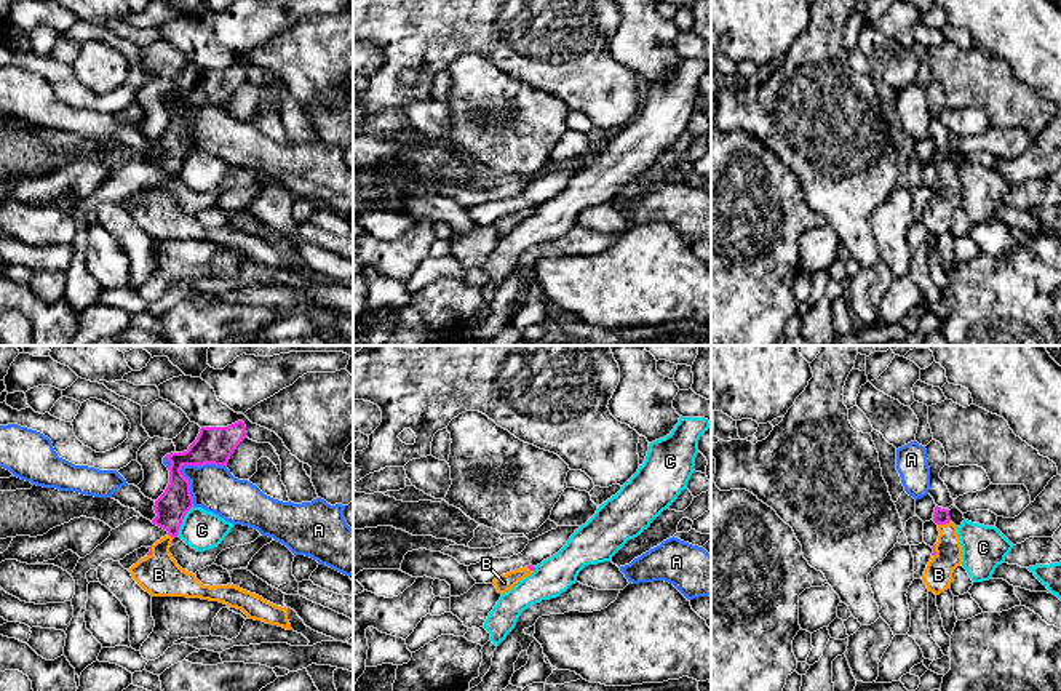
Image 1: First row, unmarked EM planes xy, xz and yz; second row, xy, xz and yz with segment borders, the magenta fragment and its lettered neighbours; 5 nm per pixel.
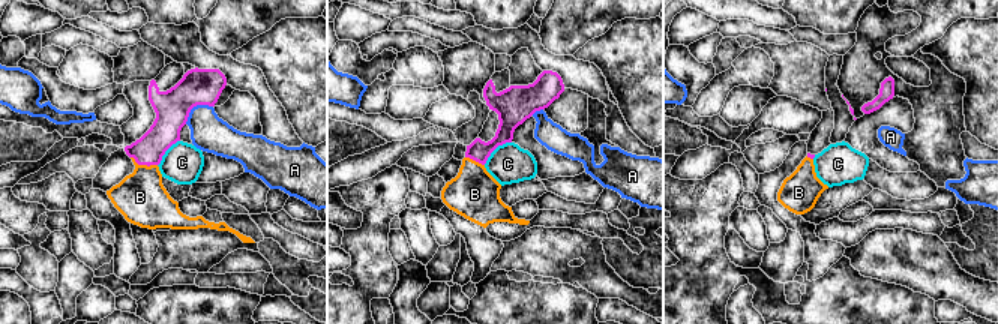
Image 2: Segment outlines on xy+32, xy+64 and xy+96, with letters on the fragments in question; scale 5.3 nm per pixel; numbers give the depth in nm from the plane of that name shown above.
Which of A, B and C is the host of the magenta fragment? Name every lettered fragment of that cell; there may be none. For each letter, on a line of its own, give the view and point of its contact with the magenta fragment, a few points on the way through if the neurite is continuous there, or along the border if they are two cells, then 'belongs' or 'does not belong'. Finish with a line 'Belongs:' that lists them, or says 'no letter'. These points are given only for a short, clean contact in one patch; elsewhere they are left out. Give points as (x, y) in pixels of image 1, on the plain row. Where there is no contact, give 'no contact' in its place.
A: xy (184, 106) | along xy (224, 106), (181, 111), (189, 123), (192, 147) | does not belong
B: yz (943, 165) | across yz (940, 157), (943, 165), (946, 199), (938, 215) | belongs
C: xy (182, 160) | along xy (192, 147), (176, 176) | does not belong
Belongs: B

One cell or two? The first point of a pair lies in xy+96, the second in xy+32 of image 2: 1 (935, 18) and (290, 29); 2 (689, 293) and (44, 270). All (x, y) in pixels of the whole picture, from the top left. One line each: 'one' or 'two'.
1: two
2: one

